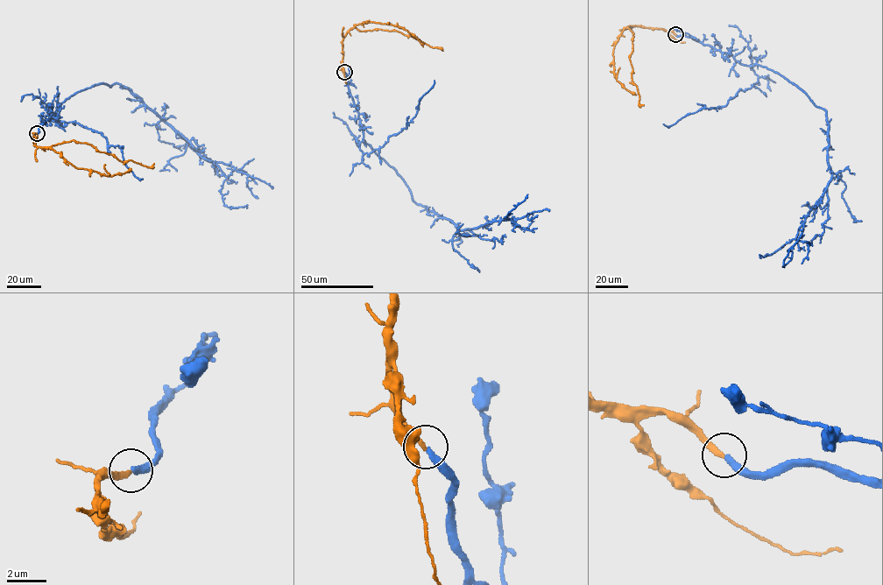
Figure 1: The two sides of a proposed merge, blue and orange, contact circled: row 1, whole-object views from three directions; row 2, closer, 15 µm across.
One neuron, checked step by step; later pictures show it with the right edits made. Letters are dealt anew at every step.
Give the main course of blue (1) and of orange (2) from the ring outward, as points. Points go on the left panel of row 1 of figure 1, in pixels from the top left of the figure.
1: (37, 133), (69, 96), (100, 82), (120, 83), (216, 165), (226, 177), (220, 190), (224, 205), (246, 207)
2: (37, 133), (33, 134), (37, 147), (75, 140), (113, 154), (121, 161), (131, 160), (151, 167), (154, 163)

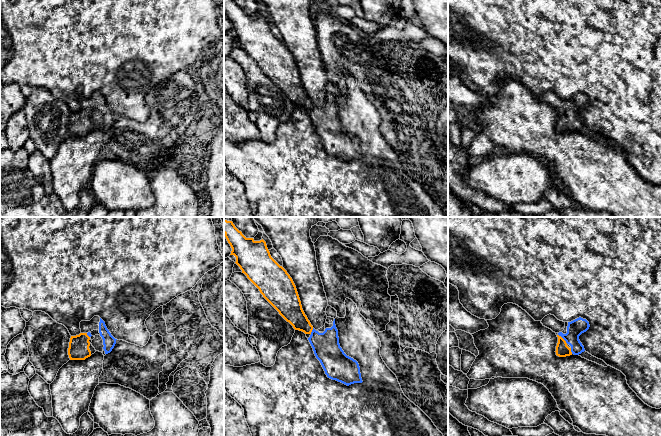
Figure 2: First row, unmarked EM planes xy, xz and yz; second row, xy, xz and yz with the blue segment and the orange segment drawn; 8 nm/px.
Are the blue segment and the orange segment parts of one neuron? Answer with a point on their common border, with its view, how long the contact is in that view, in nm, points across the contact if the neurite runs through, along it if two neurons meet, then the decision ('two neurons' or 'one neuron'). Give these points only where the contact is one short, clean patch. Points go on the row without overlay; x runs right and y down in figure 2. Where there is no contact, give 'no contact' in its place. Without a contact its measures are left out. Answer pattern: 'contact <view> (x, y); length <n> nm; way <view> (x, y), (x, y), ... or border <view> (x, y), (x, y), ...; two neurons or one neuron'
contact yz (563, 114); length 110 nm; way yz (575, 104), (563, 114), (562, 126); one neuron

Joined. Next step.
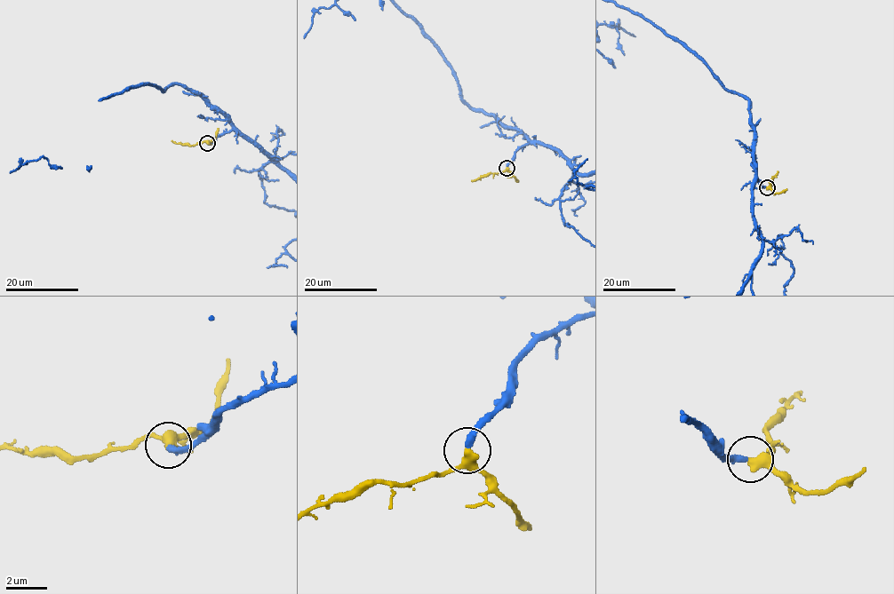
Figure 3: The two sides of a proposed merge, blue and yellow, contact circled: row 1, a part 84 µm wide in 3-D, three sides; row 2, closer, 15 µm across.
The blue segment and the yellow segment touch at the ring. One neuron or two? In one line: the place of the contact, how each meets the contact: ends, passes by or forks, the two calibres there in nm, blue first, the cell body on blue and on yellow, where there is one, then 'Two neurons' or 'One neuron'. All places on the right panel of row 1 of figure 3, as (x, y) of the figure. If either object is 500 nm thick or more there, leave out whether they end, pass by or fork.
Place: (767, 187). At the ring blue ends. At the ring yellow passes by. Thickness 280 nm (blue) against 360 nm. Soma of blue: none. Soma of yellow: none. One neuron

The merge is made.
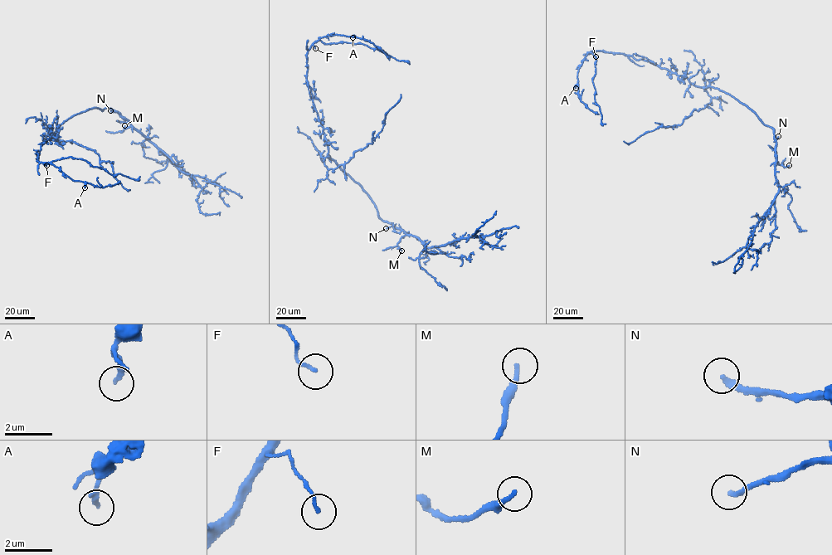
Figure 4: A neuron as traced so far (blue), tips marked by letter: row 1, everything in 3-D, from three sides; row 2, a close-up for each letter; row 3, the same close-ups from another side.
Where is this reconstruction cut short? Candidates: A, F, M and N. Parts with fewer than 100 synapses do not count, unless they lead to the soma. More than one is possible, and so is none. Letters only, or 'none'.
N

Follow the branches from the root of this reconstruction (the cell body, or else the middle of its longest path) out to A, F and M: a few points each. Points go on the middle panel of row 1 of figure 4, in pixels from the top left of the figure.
A: (339, 167), (328, 155), (327, 139), (306, 81), (307, 55), (321, 37), (337, 34), (352, 37)
F: (339, 167), (328, 156), (327, 139), (313, 102), (311, 88), (306, 81), (307, 55), (312, 45), (315, 48)
M: (339, 167), (366, 192), (379, 217), (406, 234), (397, 244), (401, 250)

